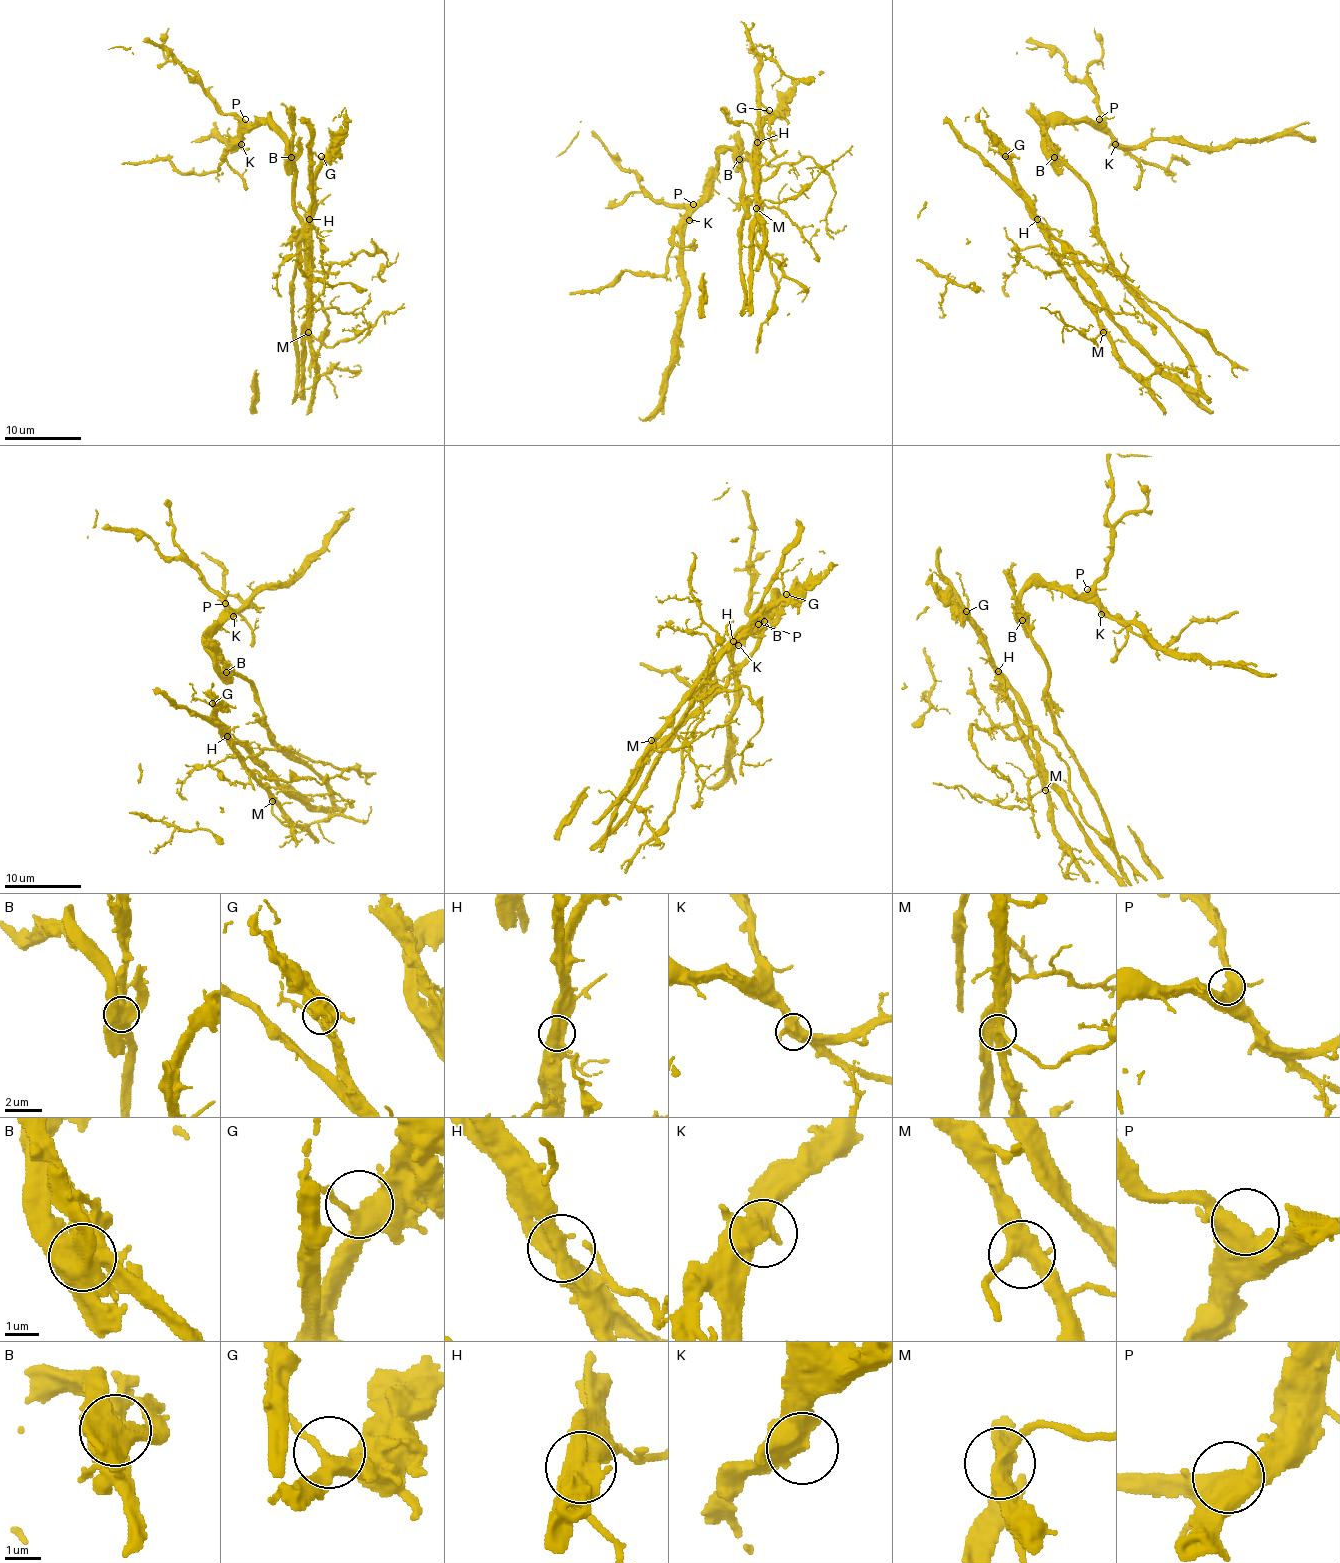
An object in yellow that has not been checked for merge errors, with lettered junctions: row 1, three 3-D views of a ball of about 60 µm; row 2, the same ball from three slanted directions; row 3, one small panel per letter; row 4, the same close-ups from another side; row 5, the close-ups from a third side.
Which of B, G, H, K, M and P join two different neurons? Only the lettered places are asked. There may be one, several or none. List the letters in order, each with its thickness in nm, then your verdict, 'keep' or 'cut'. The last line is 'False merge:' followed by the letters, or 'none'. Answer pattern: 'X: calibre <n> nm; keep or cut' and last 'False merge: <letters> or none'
B: calibre 750 nm; cut
G: calibre 400 nm; keep
H: calibre 480 nm; cut
K: calibre 440 nm; keep
M: calibre 380 nm; keep
P: calibre 550 nm; keep
False merge: B, H

